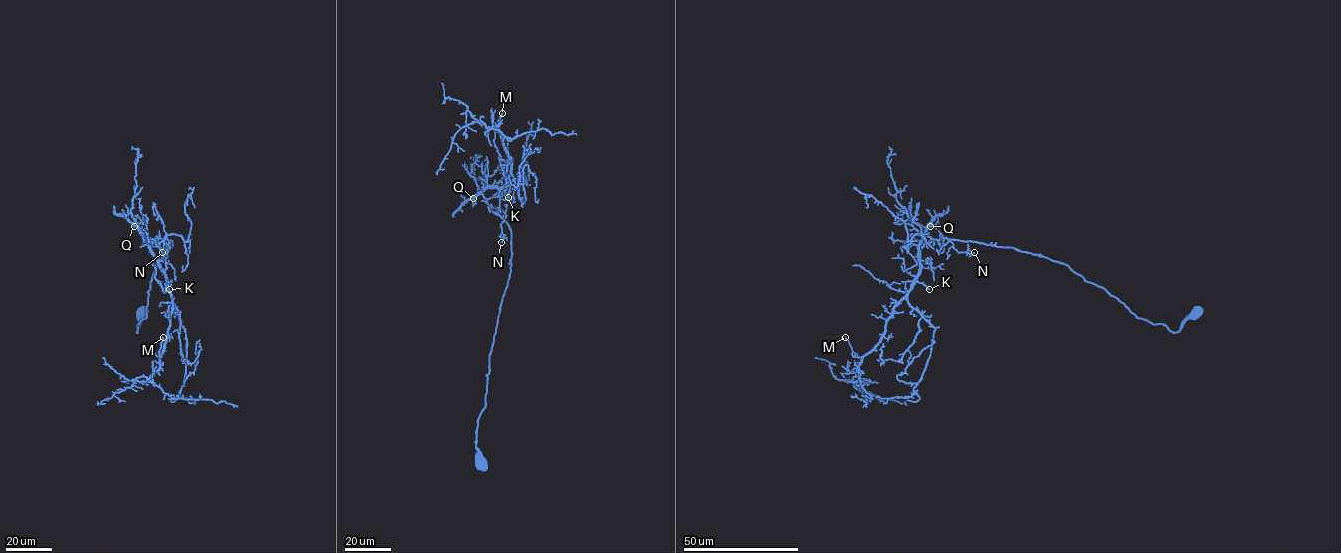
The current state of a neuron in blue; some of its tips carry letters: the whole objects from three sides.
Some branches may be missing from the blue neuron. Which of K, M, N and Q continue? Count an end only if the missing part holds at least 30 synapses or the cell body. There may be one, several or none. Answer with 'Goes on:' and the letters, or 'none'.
Goes on: none

